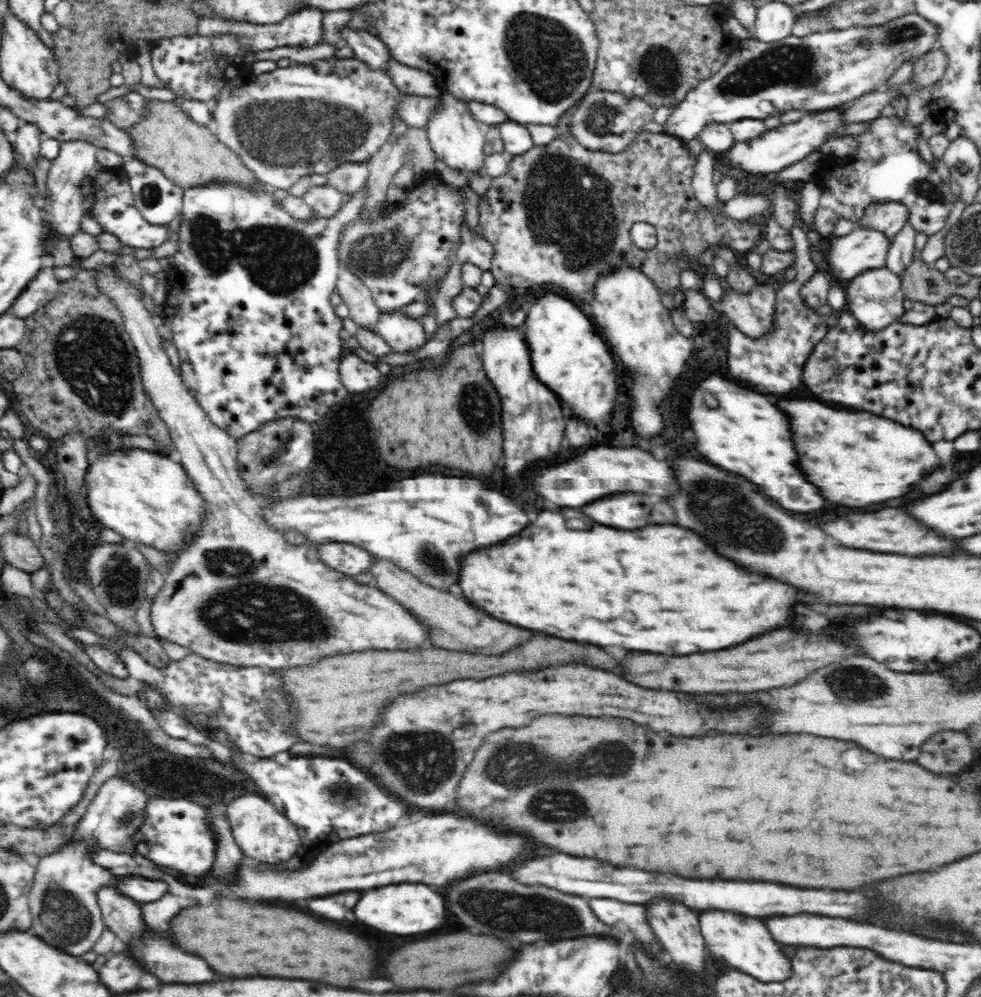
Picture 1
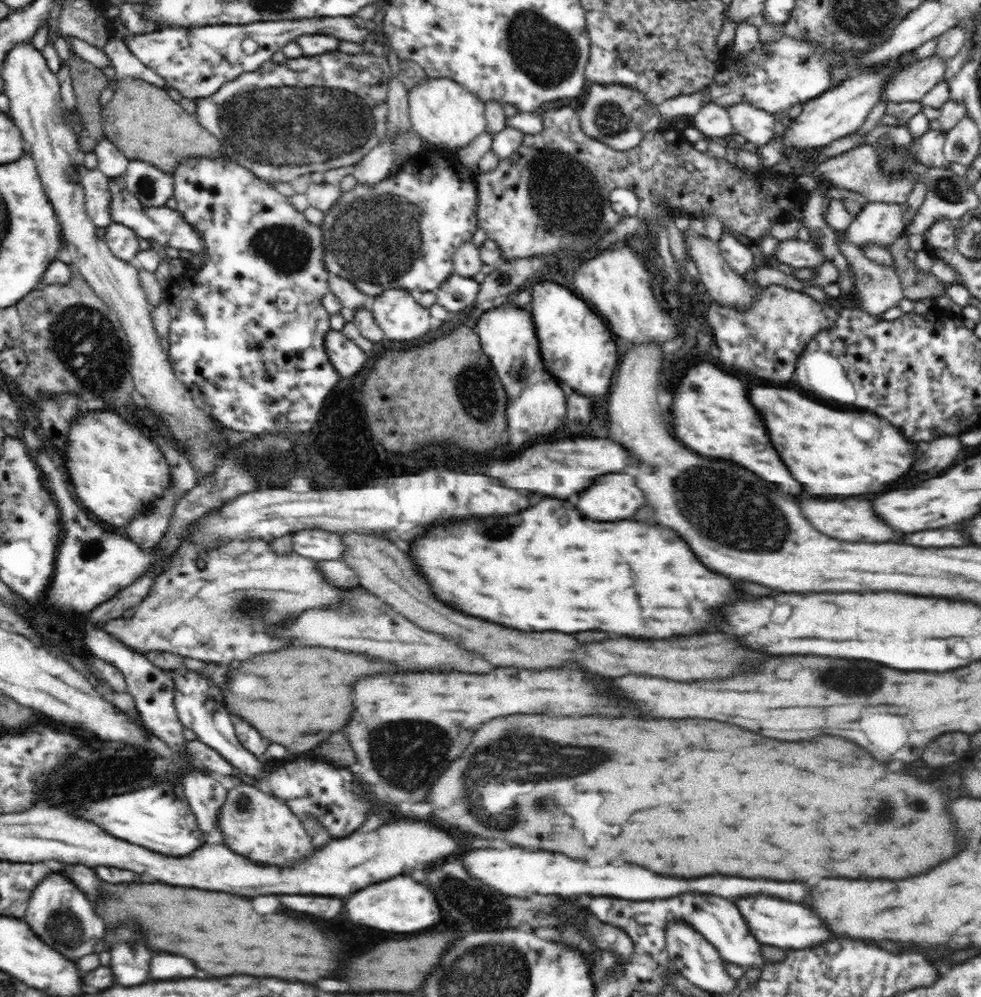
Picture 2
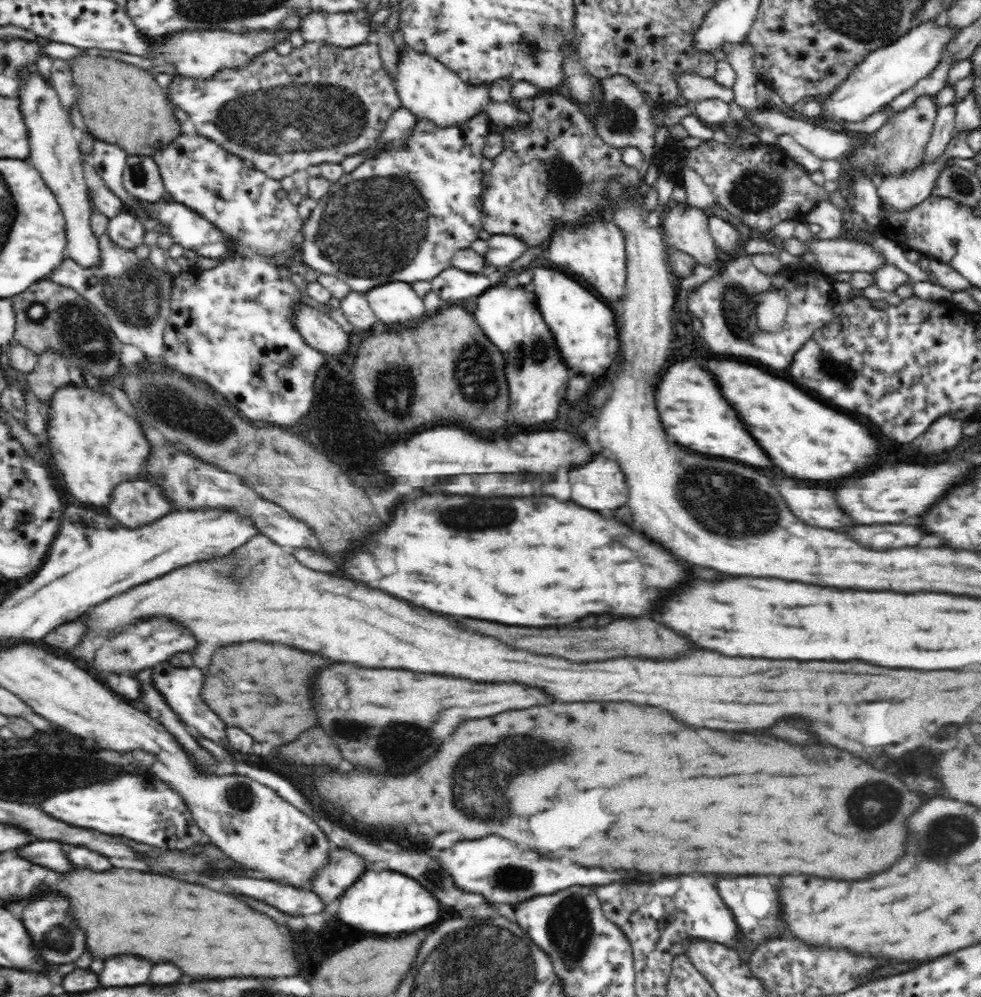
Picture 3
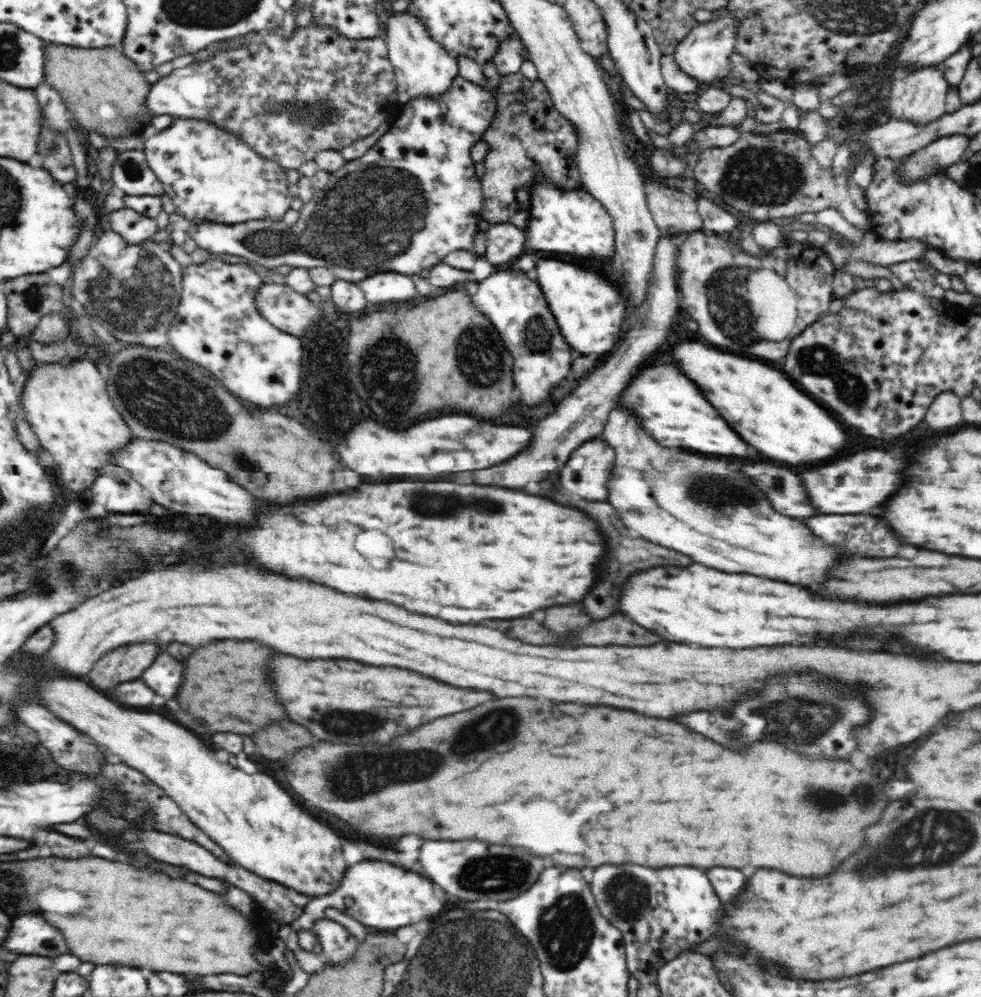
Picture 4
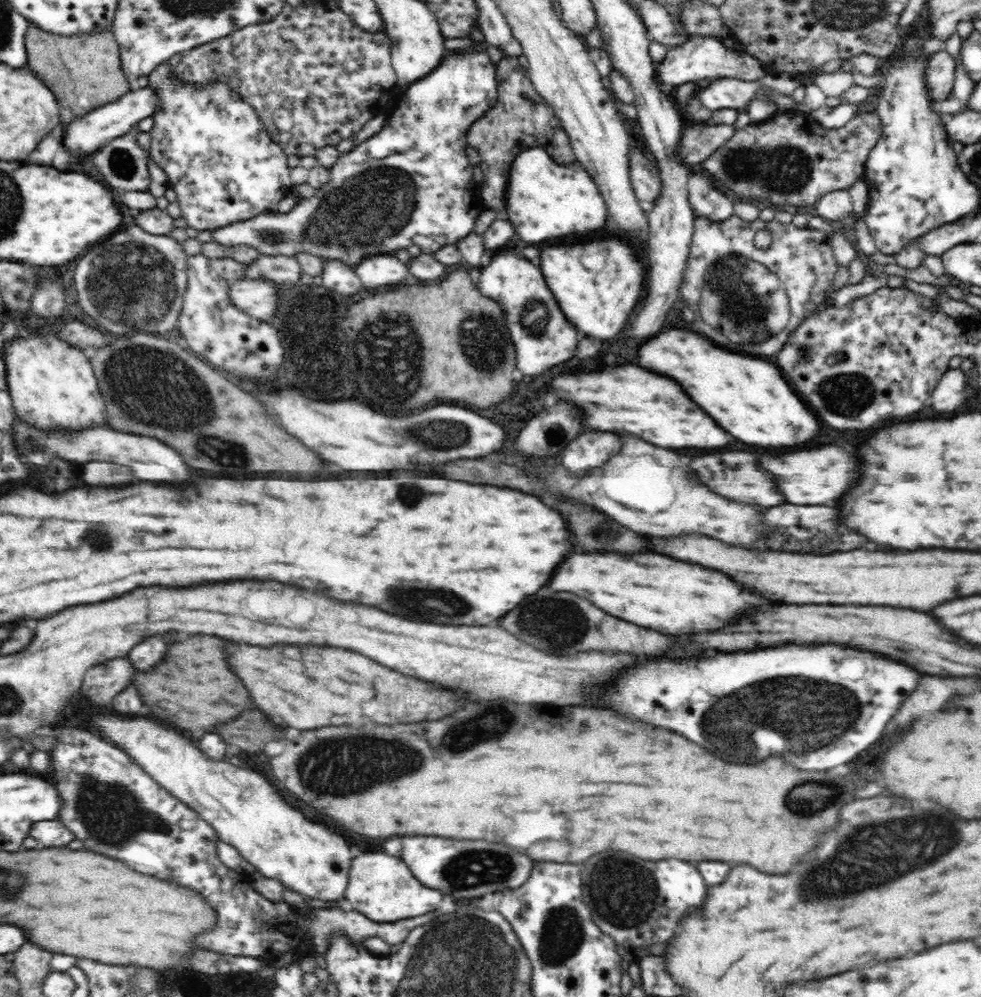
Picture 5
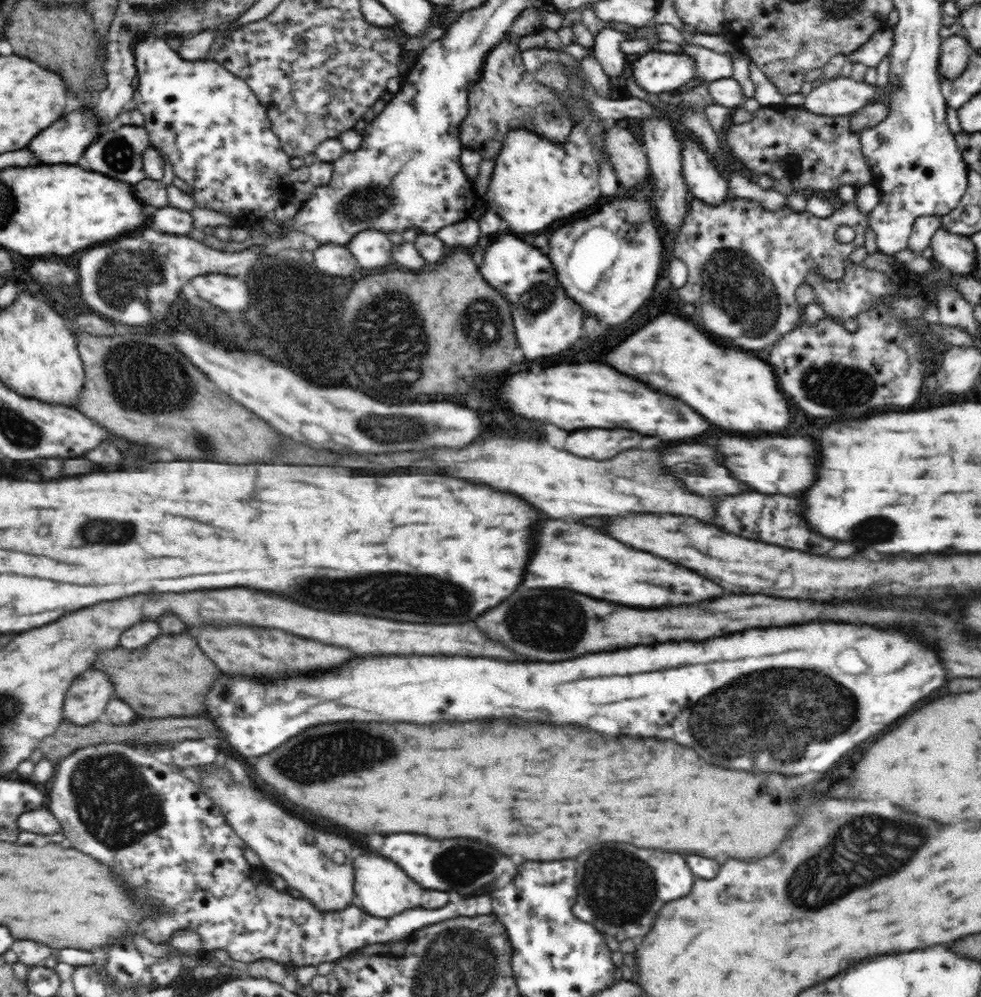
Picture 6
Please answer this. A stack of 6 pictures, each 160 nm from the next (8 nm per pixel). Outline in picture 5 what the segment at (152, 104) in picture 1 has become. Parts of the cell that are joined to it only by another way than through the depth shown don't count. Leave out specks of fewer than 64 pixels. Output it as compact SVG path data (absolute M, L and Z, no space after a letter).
M30 22L24 34L24 45L28 68L48 85L58 102L69 107L74 115L120 100L124 94L135 89L130 88L130 81L122 72L119 46L110 29L60 36Z

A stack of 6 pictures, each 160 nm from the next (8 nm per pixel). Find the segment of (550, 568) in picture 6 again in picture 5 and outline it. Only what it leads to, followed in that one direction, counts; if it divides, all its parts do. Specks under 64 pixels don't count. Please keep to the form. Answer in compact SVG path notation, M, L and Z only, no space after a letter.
M572 552L572 556L556 570L548 584L554 592L574 592L588 598L594 606L630 620L642 628L654 628L670 636L682 636L682 632L716 632L726 622L738 620L746 608L758 608L758 604L774 604L764 596L754 596L746 588L738 588L730 576L702 568L690 562L670 560L658 554L586 554Z

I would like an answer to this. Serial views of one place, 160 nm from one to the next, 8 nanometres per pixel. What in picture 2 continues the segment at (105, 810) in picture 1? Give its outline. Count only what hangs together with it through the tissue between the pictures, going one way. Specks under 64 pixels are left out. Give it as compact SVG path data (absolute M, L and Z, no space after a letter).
M52 871L34 888L26 906L24 920L30 924L34 934L54 950L72 960L92 954L94 944L106 934L106 926L98 914L94 914L92 902L84 892L60 871Z

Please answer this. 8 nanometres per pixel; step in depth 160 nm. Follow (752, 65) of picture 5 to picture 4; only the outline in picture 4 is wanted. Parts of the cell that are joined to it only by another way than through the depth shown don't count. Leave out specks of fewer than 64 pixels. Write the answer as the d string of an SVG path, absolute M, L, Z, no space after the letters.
M720 9L721 15L701 23L696 23L692 32L681 40L673 54L674 62L688 75L700 82L713 82L716 80L729 81L731 73L729 56L735 51L738 23L734 22L734 15L724 9Z

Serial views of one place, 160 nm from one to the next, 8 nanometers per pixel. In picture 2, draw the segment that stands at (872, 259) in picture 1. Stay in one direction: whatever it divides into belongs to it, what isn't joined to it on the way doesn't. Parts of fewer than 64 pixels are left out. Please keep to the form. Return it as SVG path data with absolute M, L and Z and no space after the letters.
M867 203L843 234L858 249L866 244L889 248L905 230L906 210L907 203Z

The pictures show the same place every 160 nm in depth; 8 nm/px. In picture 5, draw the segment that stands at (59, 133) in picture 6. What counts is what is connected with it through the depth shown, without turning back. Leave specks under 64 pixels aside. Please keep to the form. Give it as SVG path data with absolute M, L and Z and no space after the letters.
M136 87L134 90L124 94L120 100L98 106L91 109L90 112L74 115L74 118L67 124L66 131L61 135L62 145L74 155L90 154L96 152L98 146L104 140L112 140L118 136L124 136L130 132L140 120L152 116L158 110L158 95L152 87Z

